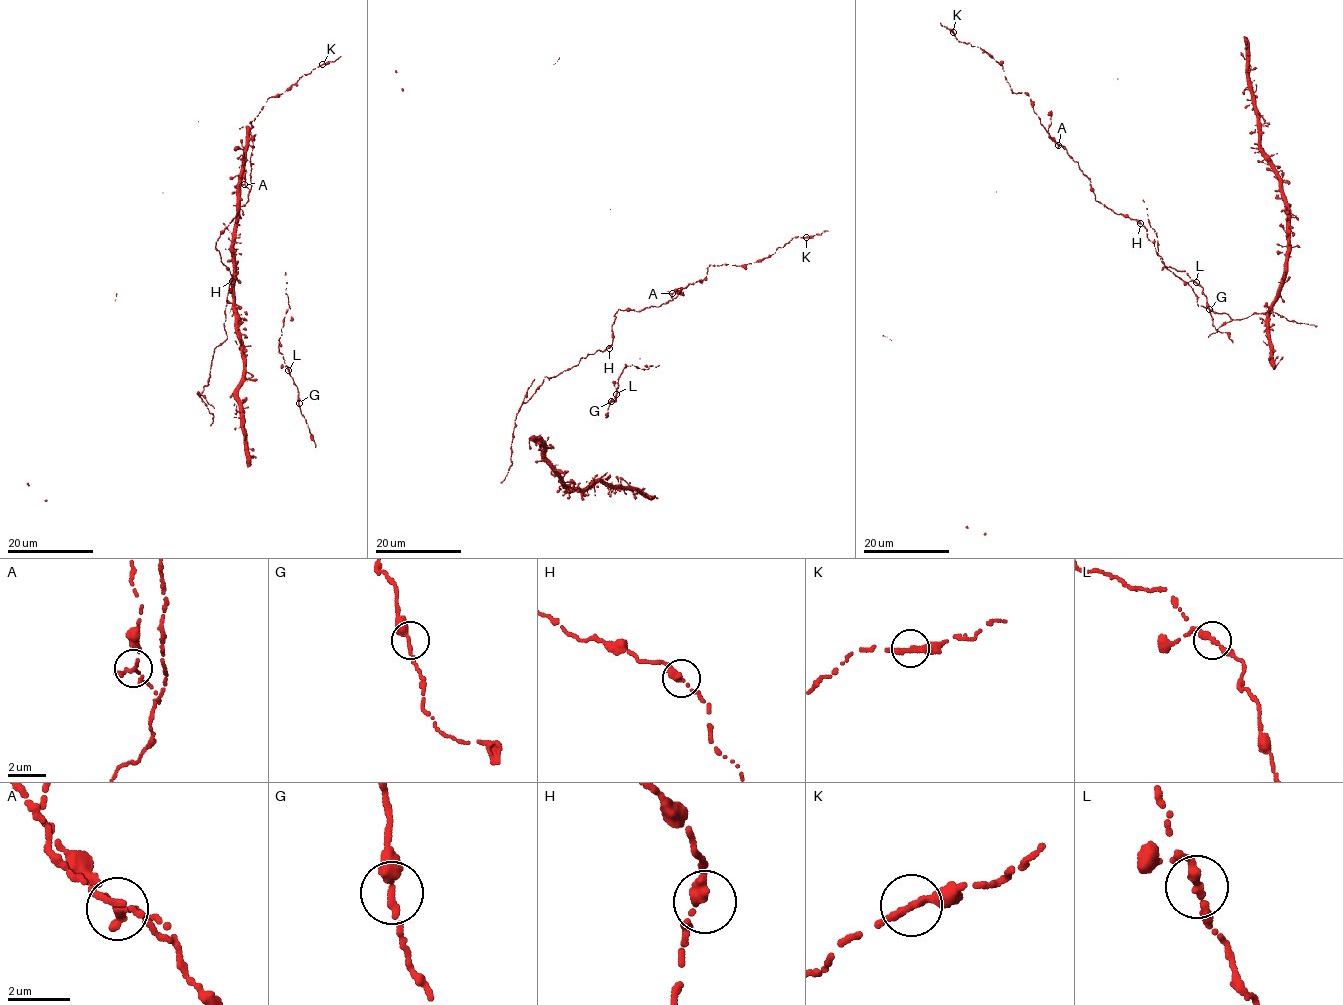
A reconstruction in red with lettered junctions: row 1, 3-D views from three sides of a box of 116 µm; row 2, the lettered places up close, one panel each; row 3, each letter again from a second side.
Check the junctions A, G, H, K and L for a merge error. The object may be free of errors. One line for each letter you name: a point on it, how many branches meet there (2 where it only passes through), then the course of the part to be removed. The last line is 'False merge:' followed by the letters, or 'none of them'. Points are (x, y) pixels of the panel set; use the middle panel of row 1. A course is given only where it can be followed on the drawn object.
False merge: none of them

